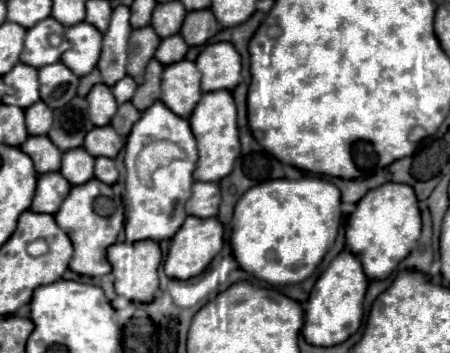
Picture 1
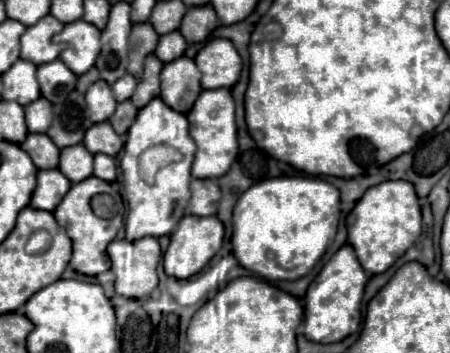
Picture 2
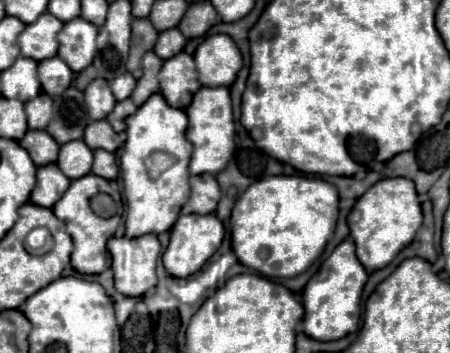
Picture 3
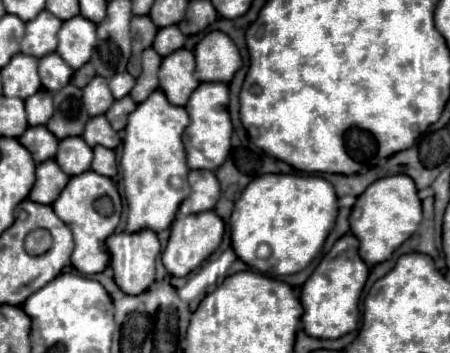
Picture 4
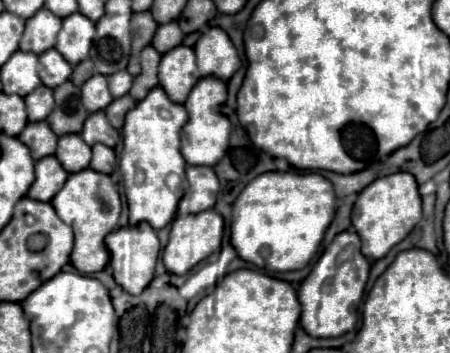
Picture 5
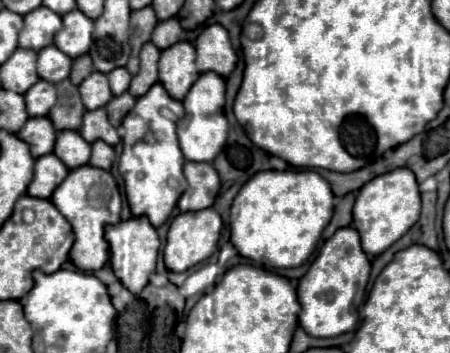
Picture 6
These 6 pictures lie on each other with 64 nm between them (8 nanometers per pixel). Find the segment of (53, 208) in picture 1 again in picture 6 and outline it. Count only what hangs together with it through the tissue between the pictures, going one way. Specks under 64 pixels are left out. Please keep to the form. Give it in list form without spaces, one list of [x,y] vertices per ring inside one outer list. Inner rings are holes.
[[[54,154],[40,156],[40,160],[36,160],[34,166],[34,178],[28,186],[28,194],[34,198],[48,200],[52,192],[62,184],[66,174],[68,170],[64,168],[64,164],[60,164],[60,160],[56,160]]]

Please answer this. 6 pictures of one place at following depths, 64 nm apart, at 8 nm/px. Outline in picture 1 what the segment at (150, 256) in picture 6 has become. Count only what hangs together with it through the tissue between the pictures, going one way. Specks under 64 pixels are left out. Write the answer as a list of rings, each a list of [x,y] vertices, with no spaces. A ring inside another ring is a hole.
[[[140,240],[136,244],[128,244],[128,242],[112,244],[112,248],[108,248],[108,262],[112,264],[116,294],[142,304],[148,304],[154,300],[154,294],[158,290],[158,266],[162,262],[162,252],[158,242]]]

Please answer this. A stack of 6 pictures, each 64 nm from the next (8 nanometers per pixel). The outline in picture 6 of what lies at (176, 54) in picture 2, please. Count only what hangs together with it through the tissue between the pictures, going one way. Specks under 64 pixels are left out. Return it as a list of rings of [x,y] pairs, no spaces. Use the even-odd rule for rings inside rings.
[[[176,18],[158,22],[158,26],[152,32],[152,44],[156,44],[156,48],[160,48],[160,50],[170,48],[172,44],[176,44],[182,38],[182,32],[184,30],[180,28],[180,24],[178,24]]]

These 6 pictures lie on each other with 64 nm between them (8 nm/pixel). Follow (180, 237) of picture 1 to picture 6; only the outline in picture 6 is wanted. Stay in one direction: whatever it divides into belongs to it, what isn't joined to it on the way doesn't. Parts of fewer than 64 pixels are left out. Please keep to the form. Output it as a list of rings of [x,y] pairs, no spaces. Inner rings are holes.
[[[206,208],[204,212],[184,212],[176,216],[168,230],[168,242],[164,248],[164,264],[172,272],[186,272],[188,268],[200,264],[210,258],[218,248],[218,238],[222,230],[222,218],[214,208]]]

